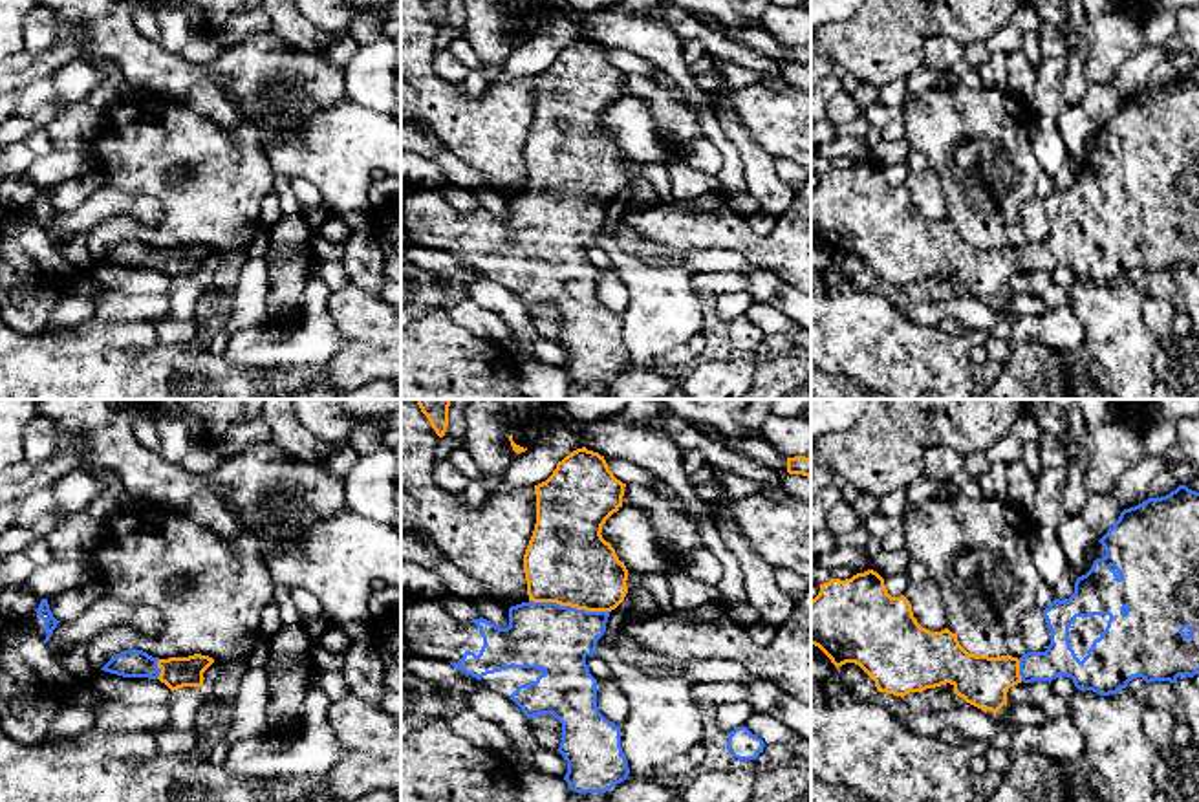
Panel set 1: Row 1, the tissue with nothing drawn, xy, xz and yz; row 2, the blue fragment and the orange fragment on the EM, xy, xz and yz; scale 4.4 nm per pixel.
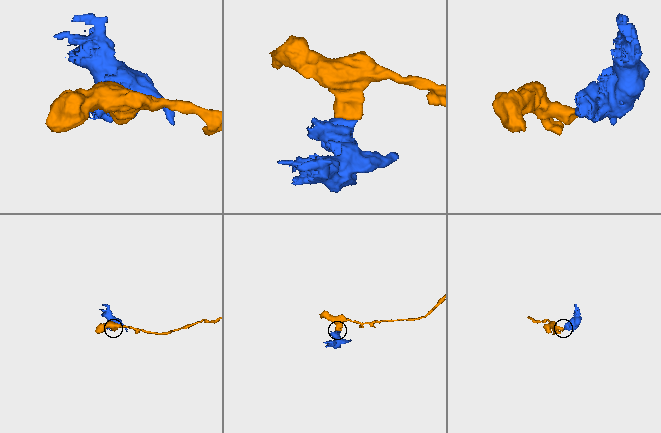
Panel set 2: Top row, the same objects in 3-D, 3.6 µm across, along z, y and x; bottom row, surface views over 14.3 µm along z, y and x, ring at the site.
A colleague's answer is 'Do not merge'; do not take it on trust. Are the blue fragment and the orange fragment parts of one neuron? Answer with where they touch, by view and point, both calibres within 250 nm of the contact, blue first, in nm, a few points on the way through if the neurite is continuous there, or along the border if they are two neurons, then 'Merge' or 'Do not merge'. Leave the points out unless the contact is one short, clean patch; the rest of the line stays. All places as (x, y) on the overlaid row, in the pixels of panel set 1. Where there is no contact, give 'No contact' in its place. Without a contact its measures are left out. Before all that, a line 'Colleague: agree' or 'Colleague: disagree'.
Colleague: disagree
Touches blue at xz (570, 606). Thickness 300 nm (blue) against 360 nm. Path across: xz (546, 636), (566, 616), (570, 606), (568, 563). Merge

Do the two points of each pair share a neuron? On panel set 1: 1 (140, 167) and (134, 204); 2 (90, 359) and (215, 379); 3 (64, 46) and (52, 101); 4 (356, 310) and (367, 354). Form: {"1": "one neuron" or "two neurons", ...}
{"1": "two neurons", "2": "one neuron", "3": "two neurons", "4": "one neuron"}

